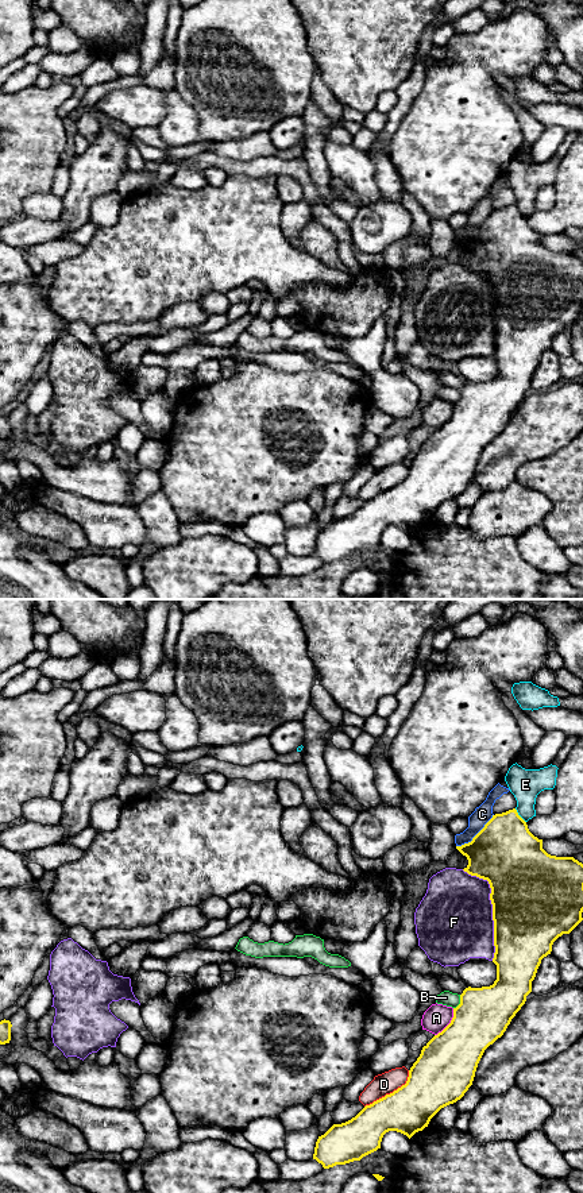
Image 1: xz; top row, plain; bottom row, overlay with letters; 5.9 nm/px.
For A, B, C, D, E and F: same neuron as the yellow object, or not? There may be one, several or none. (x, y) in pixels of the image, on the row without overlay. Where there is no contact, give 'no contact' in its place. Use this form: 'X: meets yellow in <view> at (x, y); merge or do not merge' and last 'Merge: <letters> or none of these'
A: meets yellow in xz at (450, 419); do not merge
B: meets yellow in xz at (460, 397); do not merge
C: meets yellow in xz at (477, 230); do not merge
D: meets yellow in xz at (390, 489); do not merge
E: meets yellow in xz at (518, 211); do not merge
F: meets yellow in xz at (493, 304); do not merge
Merge: none of these

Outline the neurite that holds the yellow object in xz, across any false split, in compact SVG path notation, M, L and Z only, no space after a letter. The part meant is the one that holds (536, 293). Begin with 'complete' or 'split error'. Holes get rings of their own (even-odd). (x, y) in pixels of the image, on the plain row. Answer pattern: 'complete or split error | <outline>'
complete | M516 204L493 211L471 238L456 244L468 255L463 266L487 275L491 283L497 375L490 382L463 386L451 418L422 443L405 480L318 532L313 555L324 564L360 556L377 547L389 526L410 534L428 522L441 503L460 495L472 480L484 445L503 431L525 399L541 355L551 350L559 332L583 316L583 259L574 252L548 250L543 235L529 227Z

